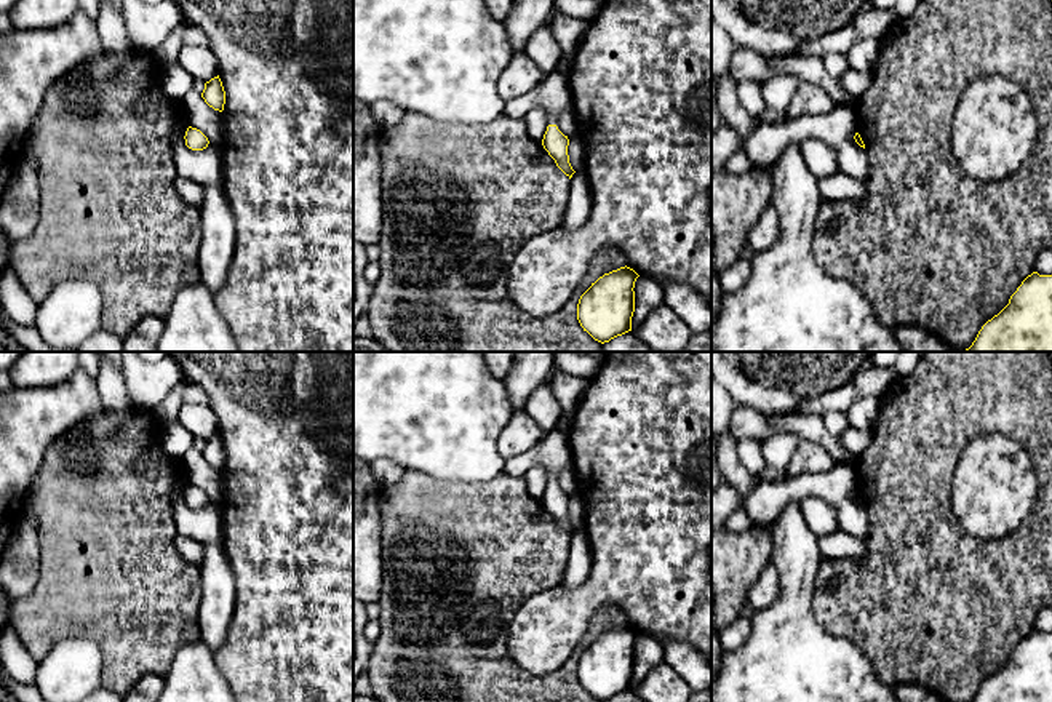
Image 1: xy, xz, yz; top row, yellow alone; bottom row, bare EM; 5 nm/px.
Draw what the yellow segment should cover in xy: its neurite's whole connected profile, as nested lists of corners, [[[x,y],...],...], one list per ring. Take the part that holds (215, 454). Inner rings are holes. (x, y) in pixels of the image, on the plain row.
[[[219,433],[205,441],[205,448],[201,451],[201,456],[214,469],[219,469],[219,470],[224,469],[225,449],[224,449]]]

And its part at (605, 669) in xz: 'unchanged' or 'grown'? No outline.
unchanged

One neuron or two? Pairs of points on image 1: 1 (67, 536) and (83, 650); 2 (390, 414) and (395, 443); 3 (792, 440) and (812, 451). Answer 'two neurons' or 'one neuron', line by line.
1: two neurons
2: one neuron
3: two neurons

